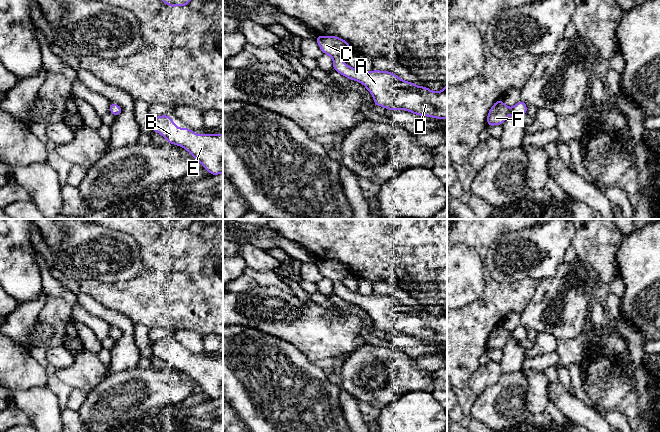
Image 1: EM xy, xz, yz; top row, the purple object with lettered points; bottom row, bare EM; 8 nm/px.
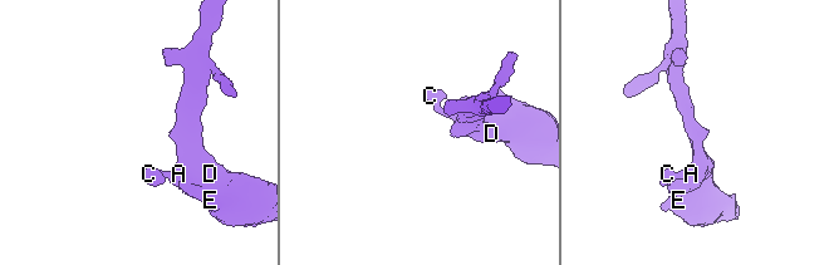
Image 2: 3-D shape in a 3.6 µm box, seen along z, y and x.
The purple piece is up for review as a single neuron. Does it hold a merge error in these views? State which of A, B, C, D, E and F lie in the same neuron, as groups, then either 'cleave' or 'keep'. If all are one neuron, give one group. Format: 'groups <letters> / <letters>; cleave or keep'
groups A B C D E F; keep

